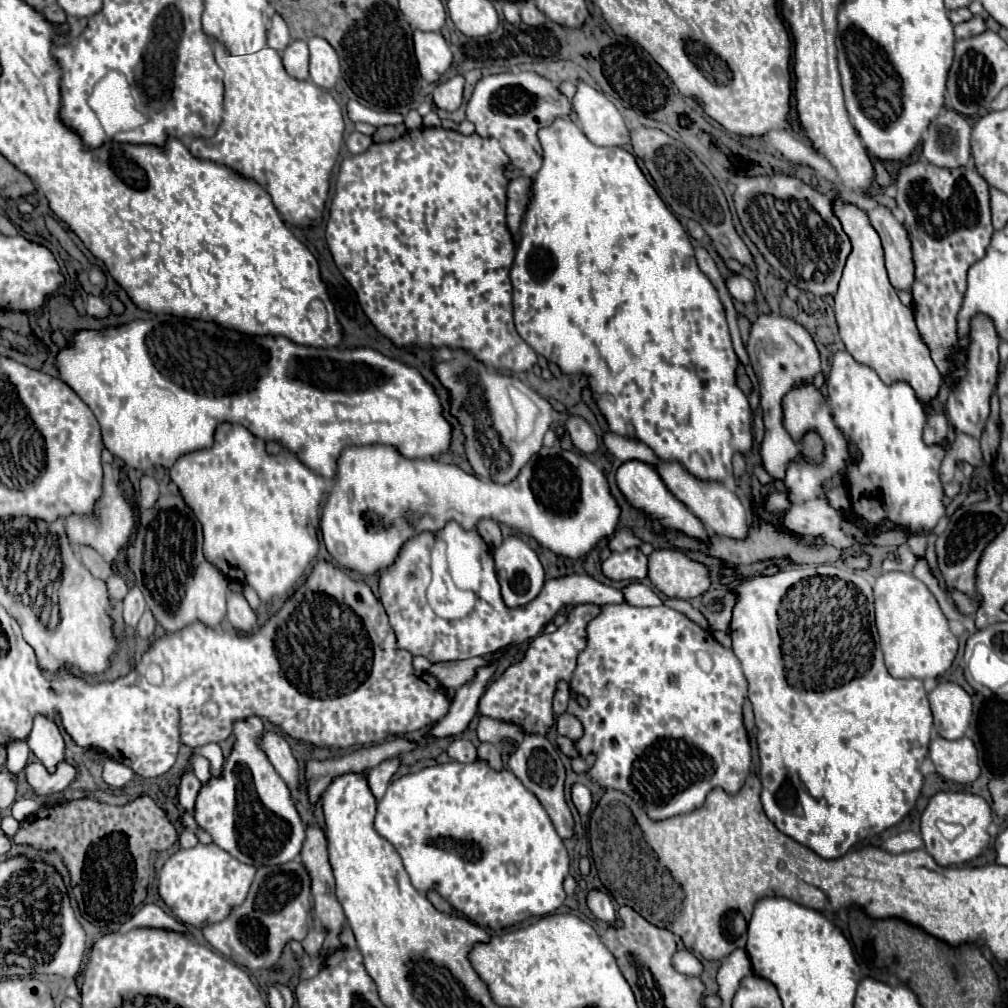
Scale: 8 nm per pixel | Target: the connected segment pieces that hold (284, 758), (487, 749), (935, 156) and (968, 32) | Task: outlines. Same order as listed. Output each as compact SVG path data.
M266 730L260 738L260 750L268 756L270 764L288 786L298 786L298 764L282 736L278 736L274 730Z
M482 742L482 744L478 746L478 758L486 760L486 762L488 762L492 768L496 768L496 770L500 770L500 768L504 766L500 748L494 746L494 744L490 744L490 742Z
M942 110L928 126L922 156L932 164L956 168L970 158L970 124L954 110Z
M974 16L974 20L968 20L968 22L962 22L962 24L954 26L956 38L970 38L970 36L982 34L984 30L986 30L986 26L984 26L982 16Z

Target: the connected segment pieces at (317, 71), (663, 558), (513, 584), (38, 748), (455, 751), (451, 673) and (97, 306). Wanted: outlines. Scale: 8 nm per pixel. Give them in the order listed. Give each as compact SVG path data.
M310 38L310 80L320 88L334 88L340 76L340 64L334 48L324 38Z
M656 550L648 556L648 578L668 598L696 598L710 588L710 570L680 550Z
M508 536L504 542L494 550L494 560L496 560L496 572L498 572L498 582L502 588L502 598L504 602L514 608L514 606L524 606L532 602L542 586L544 586L544 568L536 556L536 552L518 536Z
M44 716L34 718L34 728L28 736L28 746L50 774L56 772L60 762L64 762L64 738L58 726Z
M454 740L447 748L448 755L458 762L474 762L474 744L468 740Z
M470 658L470 660L460 660L460 662L442 662L442 664L432 664L430 674L442 684L450 688L460 688L466 682L470 682L476 676L476 670L482 666L488 666L490 662L486 658Z
M88 296L88 300L86 300L86 312L88 312L88 316L102 320L102 318L108 318L110 306L102 298L98 298L98 296Z

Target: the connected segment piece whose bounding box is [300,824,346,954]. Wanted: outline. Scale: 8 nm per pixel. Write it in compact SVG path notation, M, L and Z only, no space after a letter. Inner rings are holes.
M308 824L306 826L306 840L304 840L304 846L302 846L302 852L300 852L300 860L302 860L302 866L308 870L310 880L312 880L310 890L312 890L312 908L314 908L314 914L316 914L318 922L328 930L328 936L324 940L322 952L330 954L330 952L334 952L334 948L342 948L342 944L338 940L338 932L342 930L342 926L346 922L346 916L344 916L342 906L340 906L340 902L336 900L336 894L334 894L334 876L332 876L332 868L328 864L326 836L324 836L324 830L318 828L316 824Z

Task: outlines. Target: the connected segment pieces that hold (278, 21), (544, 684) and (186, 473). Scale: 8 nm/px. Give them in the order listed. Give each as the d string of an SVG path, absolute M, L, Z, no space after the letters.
M274 14L274 16L272 16L270 30L268 30L268 46L274 48L274 50L278 50L278 52L282 52L288 42L290 42L288 26L286 26L286 22L282 20L280 14Z
M578 604L568 614L568 620L552 634L540 634L536 636L522 662L512 664L504 676L484 692L480 698L480 712L488 718L506 720L518 724L524 732L532 734L548 734L550 726L554 724L552 716L552 696L556 690L556 684L560 680L570 680L576 670L576 658L586 648L586 626L590 620L600 616L600 606L596 604Z
M230 422L220 424L216 428L214 446L180 456L170 468L170 478L202 524L206 558L230 580L252 586L262 602L268 602L274 596L284 596L318 554L320 504L326 490L324 478L306 468L288 450L270 456L268 462L264 442L252 436L244 426Z

